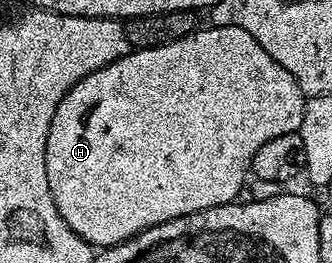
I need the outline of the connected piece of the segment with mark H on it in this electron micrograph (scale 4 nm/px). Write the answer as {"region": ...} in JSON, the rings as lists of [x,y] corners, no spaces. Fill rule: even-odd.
{"region":[[[213,25],[208,28],[209,29],[198,27],[191,35],[187,35],[183,39],[175,39],[175,43],[167,43],[163,47],[133,49],[127,55],[115,59],[115,63],[107,63],[107,67],[99,67],[99,71],[91,71],[91,75],[79,79],[79,83],[75,83],[75,87],[71,87],[71,91],[67,91],[63,95],[59,107],[55,107],[55,119],[51,119],[51,131],[47,131],[47,155],[45,156],[47,187],[51,187],[51,199],[55,199],[55,207],[59,211],[61,218],[67,223],[67,227],[71,231],[75,231],[75,235],[79,235],[83,238],[88,245],[94,247],[118,245],[124,241],[129,241],[135,234],[141,233],[144,229],[162,225],[171,219],[190,217],[193,213],[198,213],[204,209],[236,202],[238,198],[240,198],[237,196],[240,195],[241,188],[245,185],[245,176],[247,178],[250,176],[253,160],[255,159],[255,151],[259,151],[259,147],[263,147],[263,143],[271,143],[271,139],[279,139],[279,135],[296,133],[300,130],[301,124],[303,123],[303,111],[305,110],[307,98],[299,87],[299,83],[295,83],[295,75],[291,75],[291,71],[287,71],[287,67],[279,67],[279,63],[275,63],[275,59],[271,59],[271,55],[267,55],[267,51],[263,51],[263,47],[259,47],[259,43],[255,43],[255,39],[251,39],[251,35],[247,35],[247,31],[243,31],[243,27],[239,27],[238,25]]]}

